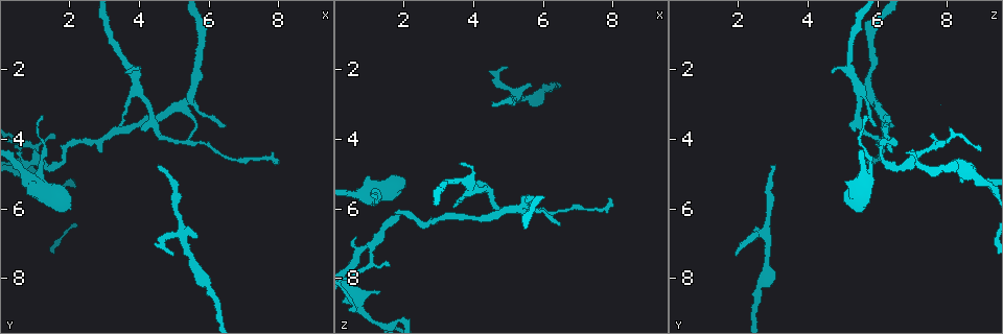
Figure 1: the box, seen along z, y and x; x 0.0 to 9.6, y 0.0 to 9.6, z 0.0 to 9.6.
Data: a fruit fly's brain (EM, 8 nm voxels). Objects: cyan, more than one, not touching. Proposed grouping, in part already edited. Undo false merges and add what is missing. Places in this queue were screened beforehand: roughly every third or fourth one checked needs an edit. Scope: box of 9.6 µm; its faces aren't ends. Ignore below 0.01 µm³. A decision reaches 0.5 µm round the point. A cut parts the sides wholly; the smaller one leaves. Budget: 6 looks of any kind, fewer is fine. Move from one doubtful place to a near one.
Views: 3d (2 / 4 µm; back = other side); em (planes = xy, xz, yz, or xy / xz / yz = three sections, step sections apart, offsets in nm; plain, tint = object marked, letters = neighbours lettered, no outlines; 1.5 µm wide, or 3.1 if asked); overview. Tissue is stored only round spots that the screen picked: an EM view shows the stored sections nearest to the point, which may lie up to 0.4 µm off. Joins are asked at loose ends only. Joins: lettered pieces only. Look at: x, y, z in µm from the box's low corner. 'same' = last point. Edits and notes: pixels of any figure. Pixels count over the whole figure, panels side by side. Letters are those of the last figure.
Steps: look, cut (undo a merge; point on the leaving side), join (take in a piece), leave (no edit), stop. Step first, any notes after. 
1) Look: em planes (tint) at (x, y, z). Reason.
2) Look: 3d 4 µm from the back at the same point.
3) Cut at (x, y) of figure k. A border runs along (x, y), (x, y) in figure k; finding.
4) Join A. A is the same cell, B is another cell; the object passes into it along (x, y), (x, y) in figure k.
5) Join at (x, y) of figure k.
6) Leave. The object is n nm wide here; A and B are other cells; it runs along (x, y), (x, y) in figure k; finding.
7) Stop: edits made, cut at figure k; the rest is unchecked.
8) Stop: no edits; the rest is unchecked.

Look: em planes (tint) at (3.40, 3.60, 6.00). Tapers out.

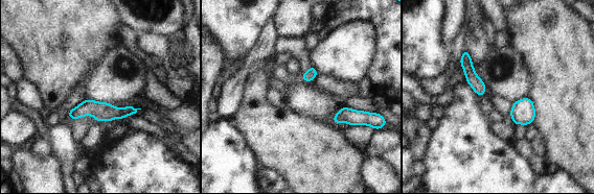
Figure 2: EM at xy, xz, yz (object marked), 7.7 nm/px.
Look: em planes (letters) at the same point. What lies round it.

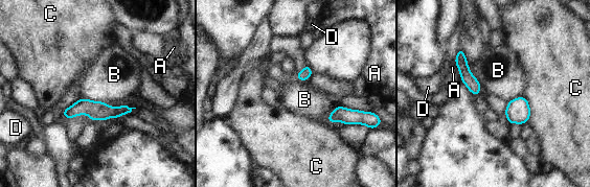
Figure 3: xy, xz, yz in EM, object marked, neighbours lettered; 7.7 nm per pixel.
Leave. A, B, C and D are other cells; it runs along (128, 110), (74, 110), (66, 113) in figure 3; no lettered piece goes on from it.

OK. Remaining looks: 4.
Look: em planes (letters) at (5.70, 6.85, 2.50). Free end.

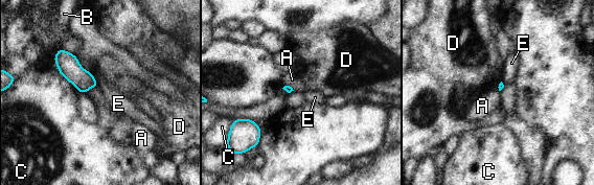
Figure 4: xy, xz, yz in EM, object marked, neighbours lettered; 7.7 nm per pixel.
Leave. A, B, C, D and E are other cells; a border runs along (90, 72), (98, 87) in figure 4; none of them fits.

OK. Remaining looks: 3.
Look: 3d 4 µm at (6.45, 3.65, 6.45). Thin end.

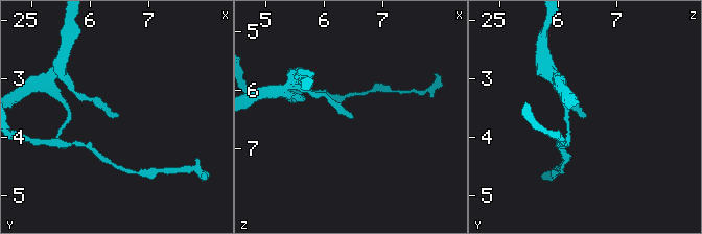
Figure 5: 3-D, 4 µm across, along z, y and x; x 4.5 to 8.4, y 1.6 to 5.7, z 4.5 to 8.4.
Look: em yz step 4 (tint) at (6.45, 3.55, 6.45). Now the EM.

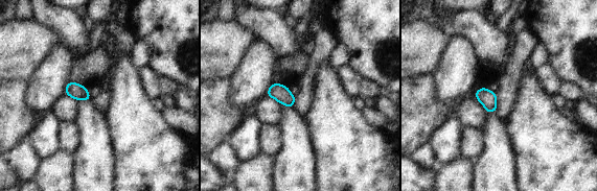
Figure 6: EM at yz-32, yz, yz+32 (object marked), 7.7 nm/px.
Look: em planes (letters) at the same point.

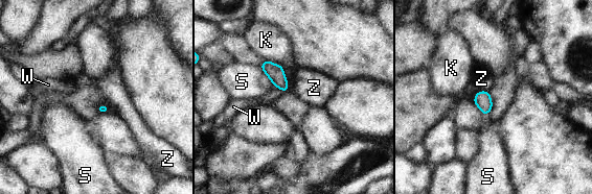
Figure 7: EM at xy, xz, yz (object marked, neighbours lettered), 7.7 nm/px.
Leave. K, S, W and Z are other cells; a border runs along (289, 83), (289, 89), (282, 92) in figure 7; no lettered piece goes on from it.

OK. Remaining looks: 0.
Stop: no edits; the rest is unchecked.

